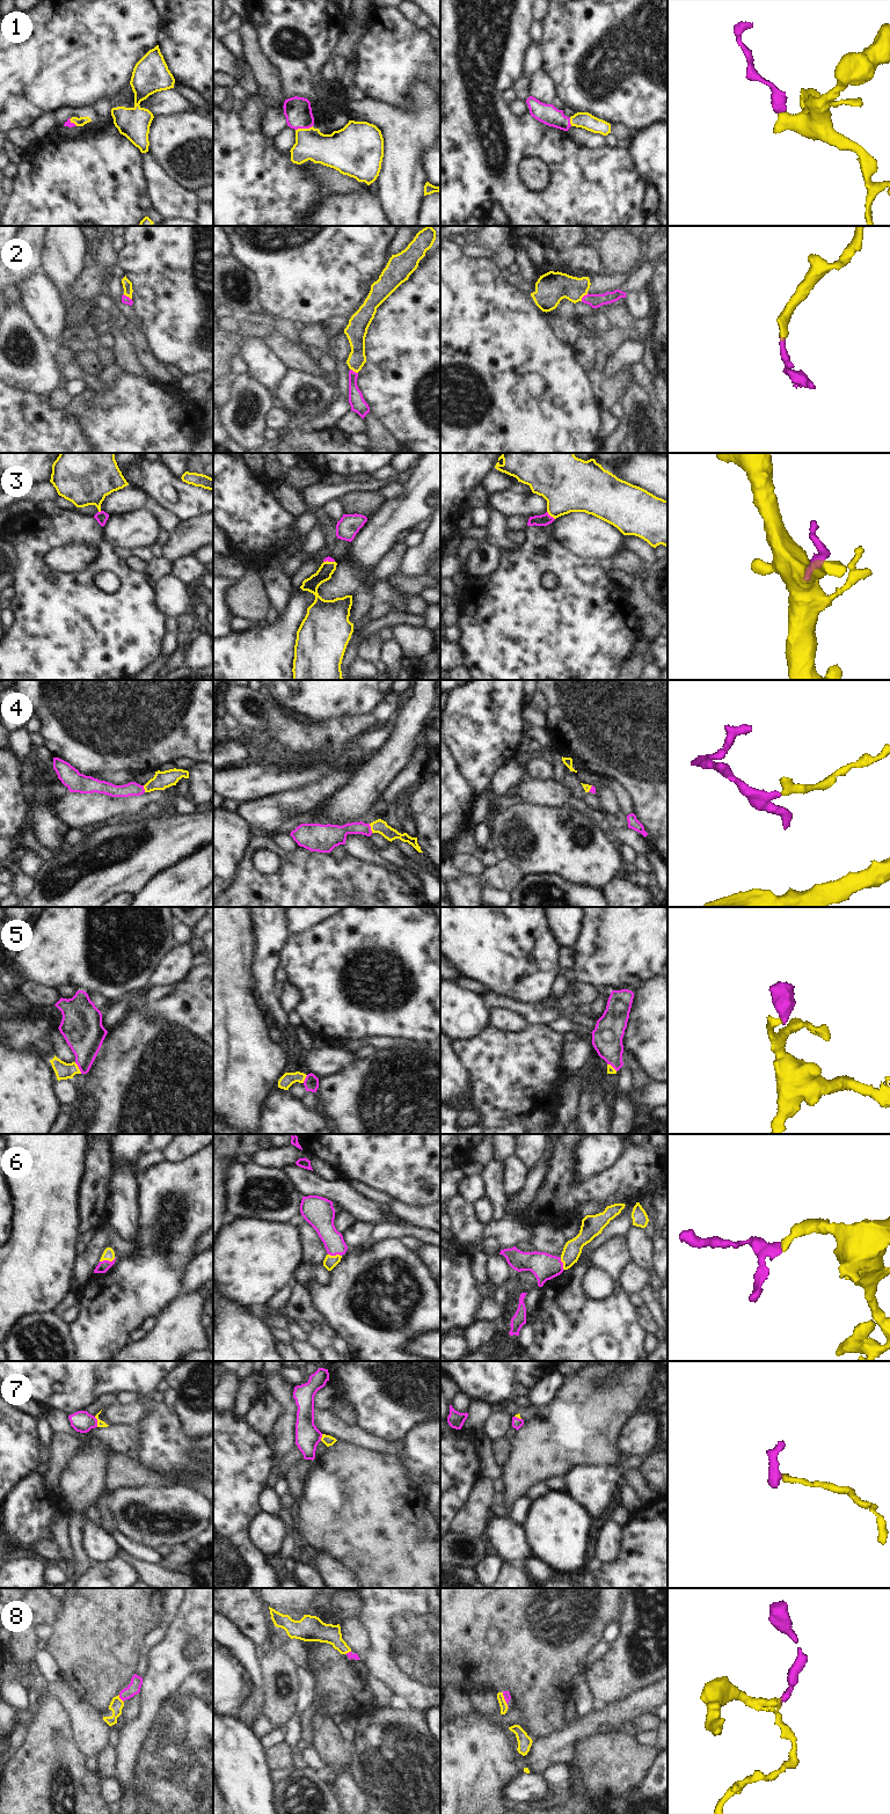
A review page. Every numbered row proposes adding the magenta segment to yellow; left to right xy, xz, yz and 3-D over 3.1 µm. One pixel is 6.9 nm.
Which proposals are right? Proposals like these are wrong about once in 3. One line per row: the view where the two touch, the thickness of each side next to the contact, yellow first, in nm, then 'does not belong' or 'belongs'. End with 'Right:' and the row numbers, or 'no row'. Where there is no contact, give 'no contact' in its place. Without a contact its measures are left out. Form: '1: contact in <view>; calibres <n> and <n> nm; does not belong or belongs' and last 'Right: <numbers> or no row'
1: contact in xz; calibres 220 and 190 nm; belongs
2: contact in yz; calibres 220 and 100 nm; belongs
3: contact in yz; calibres 380 and 80 nm; belongs
4: contact in xz; calibres 100 and 140 nm; belongs
5: contact in xy; calibres 120 and 280 nm; belongs
6: contact in xy; calibres 80 and 80 nm; belongs
7: contact in xy; calibres 50 and 150 nm; belongs
8: contact in xy; calibres 90 and 90 nm; belongs
Right: 1, 2, 3, 4, 5, 6, 7, 8

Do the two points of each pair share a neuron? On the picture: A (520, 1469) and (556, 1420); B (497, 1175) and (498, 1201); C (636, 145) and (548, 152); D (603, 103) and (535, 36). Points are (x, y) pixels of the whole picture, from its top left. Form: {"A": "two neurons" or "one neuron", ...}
{"A": "one neuron", "B": "one neuron", "C": "two neurons", "D": "two neurons"}

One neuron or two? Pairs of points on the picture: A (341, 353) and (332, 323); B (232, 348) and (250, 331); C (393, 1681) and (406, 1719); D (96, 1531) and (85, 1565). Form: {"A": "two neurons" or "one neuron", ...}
{"A": "two neurons", "B": "one neuron", "C": "two neurons", "D": "two neurons"}

